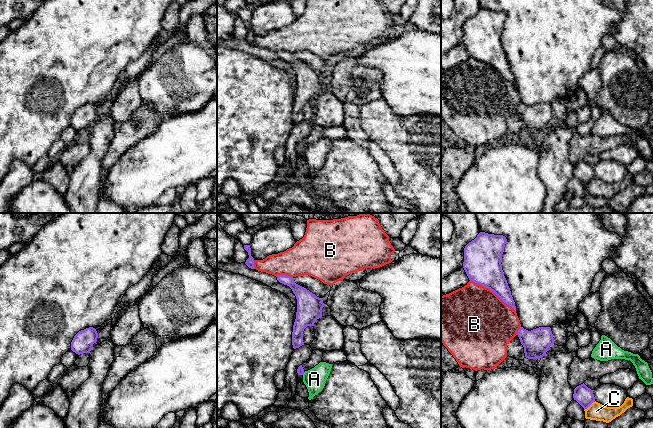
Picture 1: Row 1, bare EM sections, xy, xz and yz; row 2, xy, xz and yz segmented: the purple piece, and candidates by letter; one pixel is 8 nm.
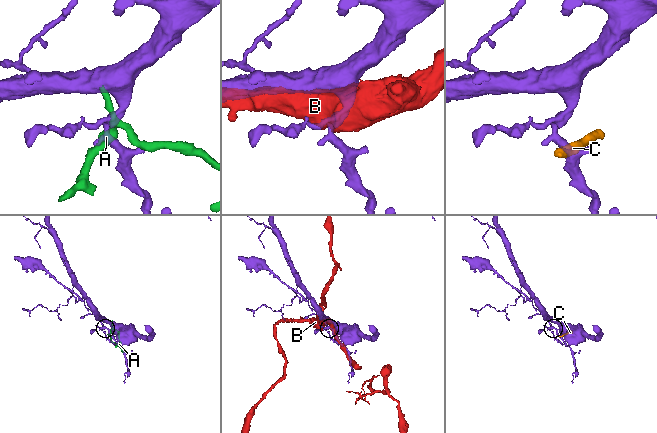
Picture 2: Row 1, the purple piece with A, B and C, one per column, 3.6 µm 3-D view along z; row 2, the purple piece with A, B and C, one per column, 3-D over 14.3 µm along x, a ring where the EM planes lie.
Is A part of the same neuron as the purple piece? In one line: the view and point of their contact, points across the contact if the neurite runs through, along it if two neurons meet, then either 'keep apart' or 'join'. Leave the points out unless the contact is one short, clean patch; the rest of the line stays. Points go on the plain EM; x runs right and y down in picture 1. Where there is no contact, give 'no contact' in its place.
xz (303, 149) | along xz (304, 148), (302, 150) | keep apart

